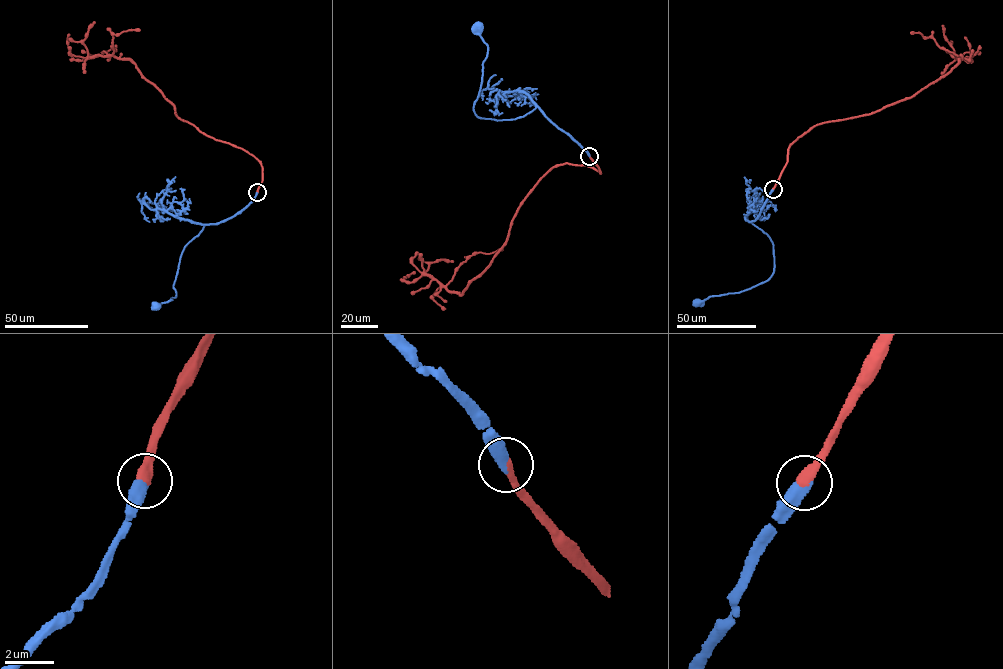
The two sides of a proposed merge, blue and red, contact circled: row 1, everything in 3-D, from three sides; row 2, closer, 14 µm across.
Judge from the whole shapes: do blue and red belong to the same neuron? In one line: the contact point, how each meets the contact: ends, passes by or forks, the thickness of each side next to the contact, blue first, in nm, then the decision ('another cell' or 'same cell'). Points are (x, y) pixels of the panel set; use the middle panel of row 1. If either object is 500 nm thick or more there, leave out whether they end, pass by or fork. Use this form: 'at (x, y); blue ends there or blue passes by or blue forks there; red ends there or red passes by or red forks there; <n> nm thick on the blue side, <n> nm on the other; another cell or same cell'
at (589, 156); blue ends there; red ends there; 480 nm thick on the blue side, 460 nm on the other; same cell

